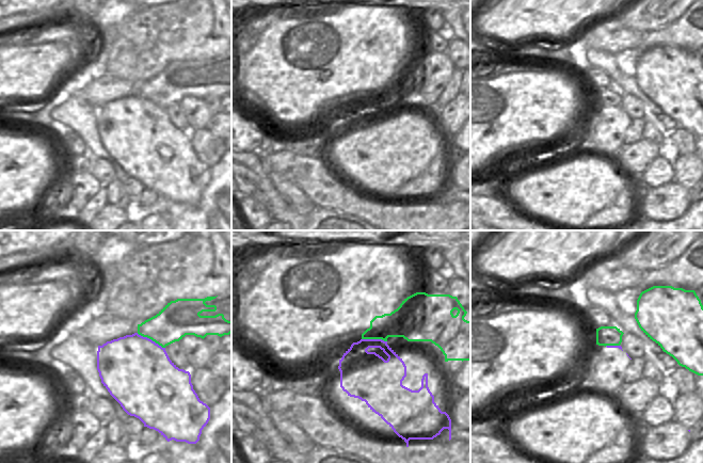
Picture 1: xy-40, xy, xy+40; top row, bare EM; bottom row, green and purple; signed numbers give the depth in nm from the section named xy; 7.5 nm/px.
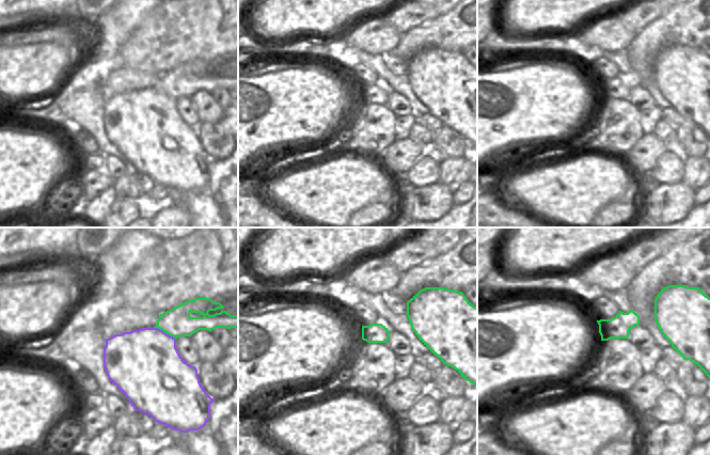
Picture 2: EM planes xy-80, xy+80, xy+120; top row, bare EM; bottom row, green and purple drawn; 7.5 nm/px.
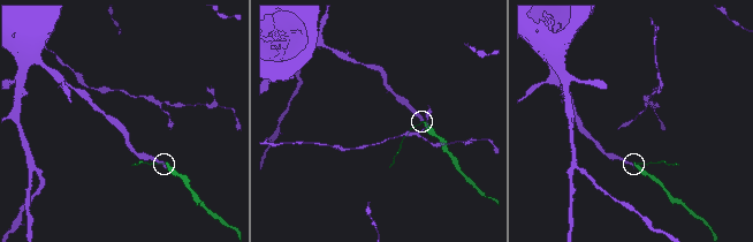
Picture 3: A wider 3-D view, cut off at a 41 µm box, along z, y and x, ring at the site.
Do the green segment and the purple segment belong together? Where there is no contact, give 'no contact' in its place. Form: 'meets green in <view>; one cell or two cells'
meets green in xy-40; one cell

